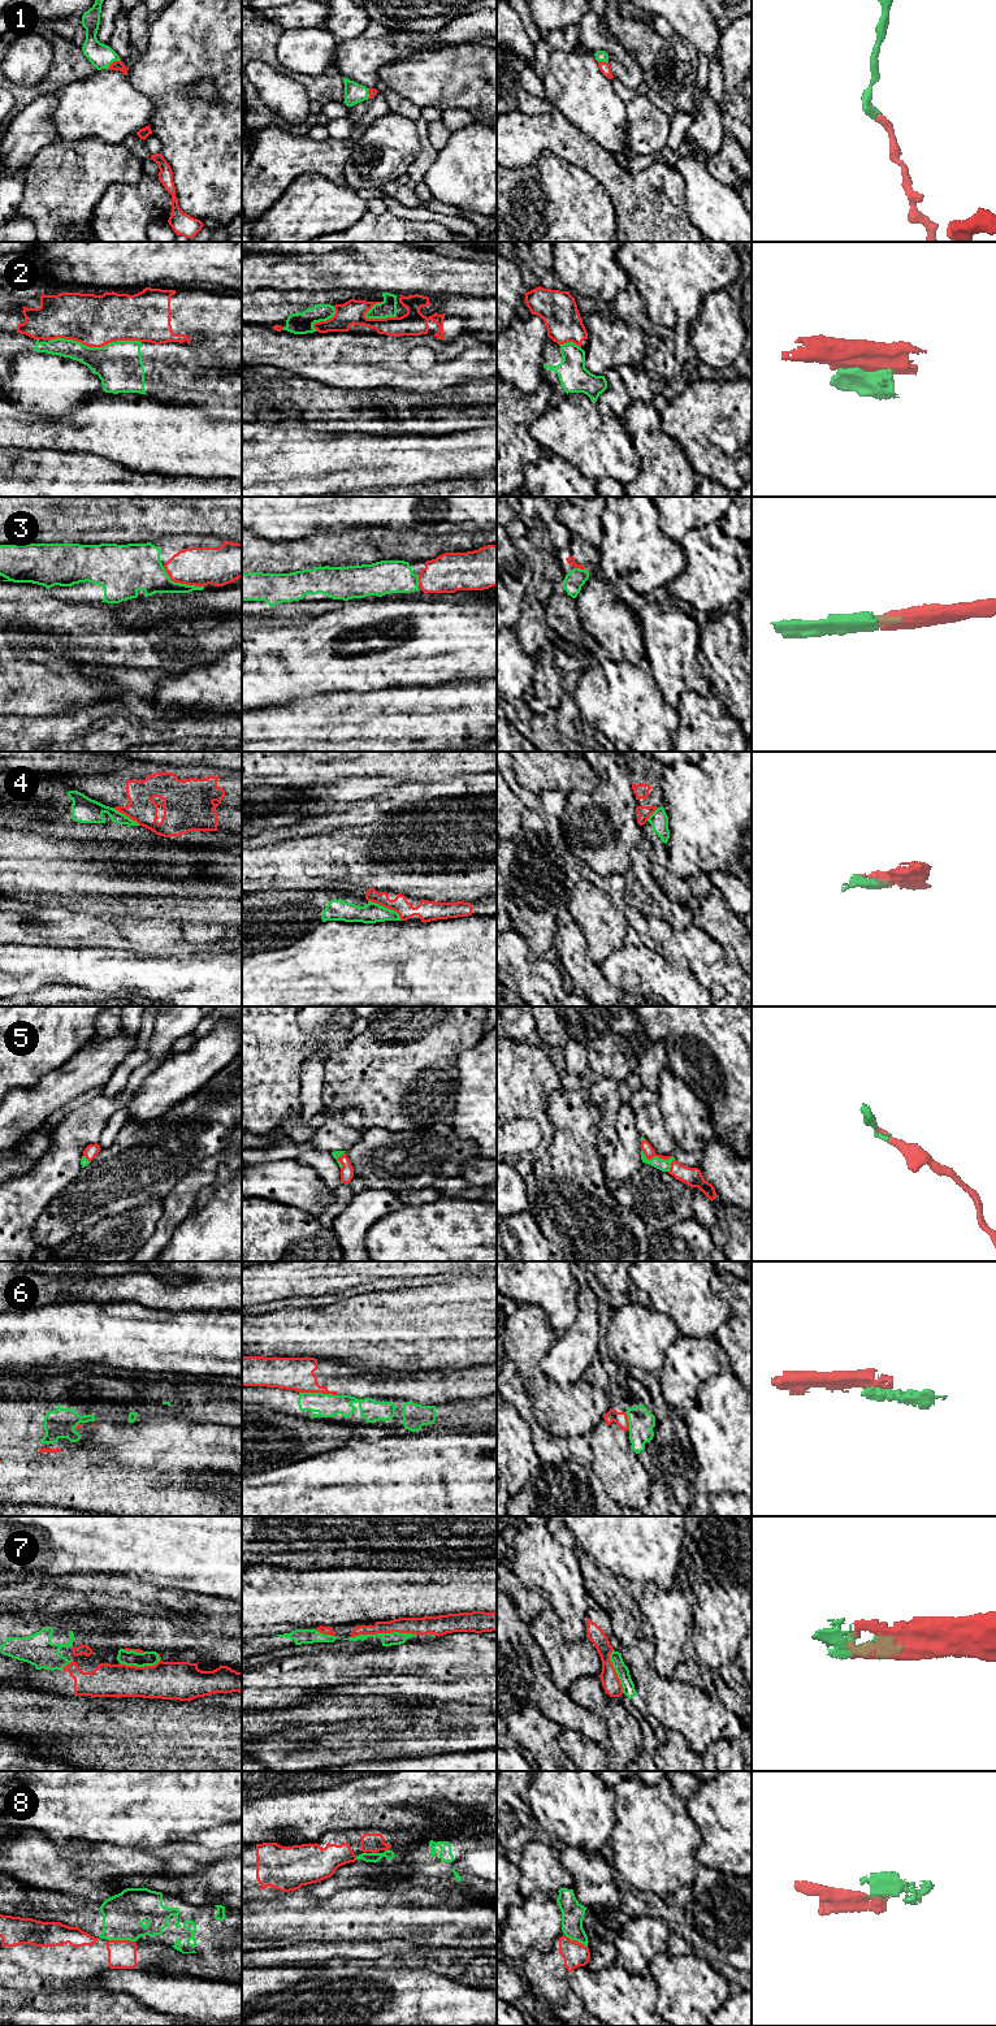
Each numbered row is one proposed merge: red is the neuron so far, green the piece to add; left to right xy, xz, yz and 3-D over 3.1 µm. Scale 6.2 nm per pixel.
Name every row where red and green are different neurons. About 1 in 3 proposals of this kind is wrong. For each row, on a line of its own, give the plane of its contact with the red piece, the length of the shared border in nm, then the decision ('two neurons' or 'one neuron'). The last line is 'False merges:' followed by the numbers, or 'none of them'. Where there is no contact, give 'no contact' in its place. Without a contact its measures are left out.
1: meets red in xy; contact 100 nm long; one neuron
2: meets red in xy; contact 550 nm long; two neurons
3: meets red in xy; contact 280 nm long; one neuron
4: meets red in xz; contact 240 nm long; two neurons
5: meets red in yz; contact 220 nm long; one neuron
6: meets red in xz; contact 180 nm long; two neurons
7: meets red in xz; contact 420 nm long; one neuron
8: meets red in xy; contact 170 nm long; two neurons
False merges: 2, 4, 6, 8

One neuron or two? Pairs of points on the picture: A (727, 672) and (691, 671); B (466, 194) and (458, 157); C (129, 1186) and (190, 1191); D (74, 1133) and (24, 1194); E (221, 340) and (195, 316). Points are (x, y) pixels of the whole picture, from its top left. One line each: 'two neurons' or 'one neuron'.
A: two neurons
B: one neuron
C: two neurons
D: one neuron
E: one neuron

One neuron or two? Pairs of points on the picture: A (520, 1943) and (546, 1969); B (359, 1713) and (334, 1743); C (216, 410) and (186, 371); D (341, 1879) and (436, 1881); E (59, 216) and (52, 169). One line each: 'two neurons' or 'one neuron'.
A: two neurons
B: two neurons
C: one neuron
D: one neuron
E: one neuron

